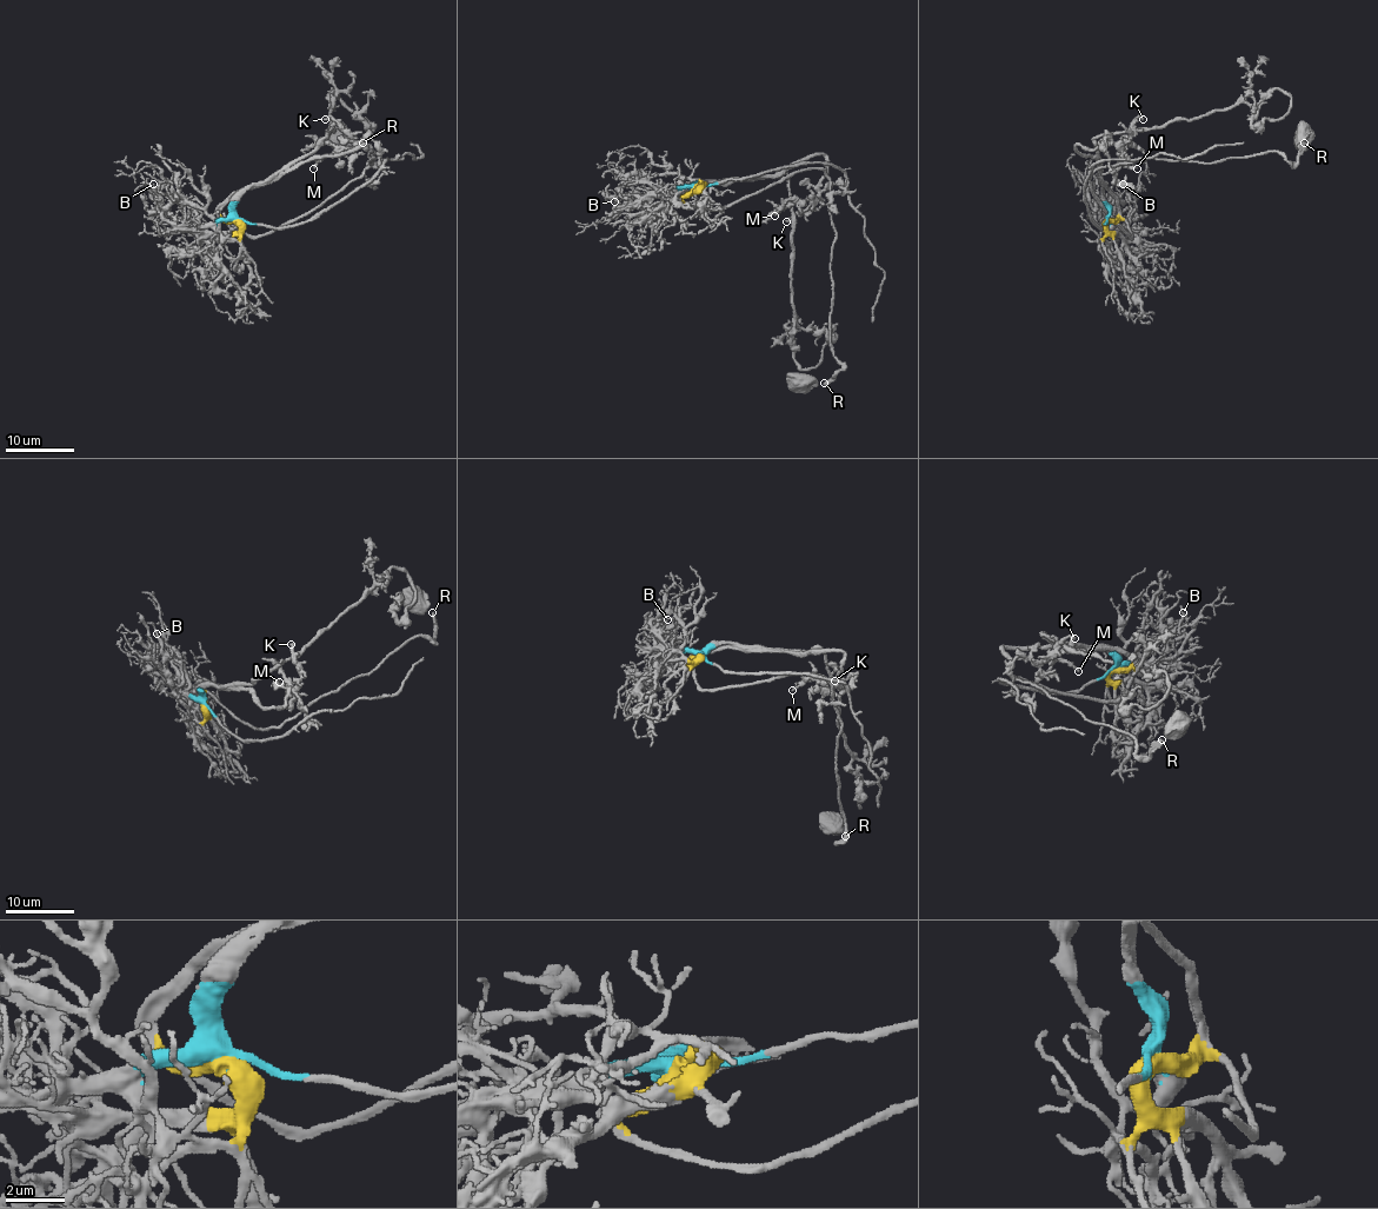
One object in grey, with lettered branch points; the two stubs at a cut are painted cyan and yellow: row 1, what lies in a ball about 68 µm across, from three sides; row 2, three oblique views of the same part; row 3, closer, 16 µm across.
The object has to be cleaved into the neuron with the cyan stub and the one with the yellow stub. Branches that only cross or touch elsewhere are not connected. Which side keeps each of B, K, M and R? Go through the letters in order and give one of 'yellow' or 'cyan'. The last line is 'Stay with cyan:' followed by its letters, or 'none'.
B: cyan
K: yellow
M: yellow
R: yellow
Stay with cyan: B

